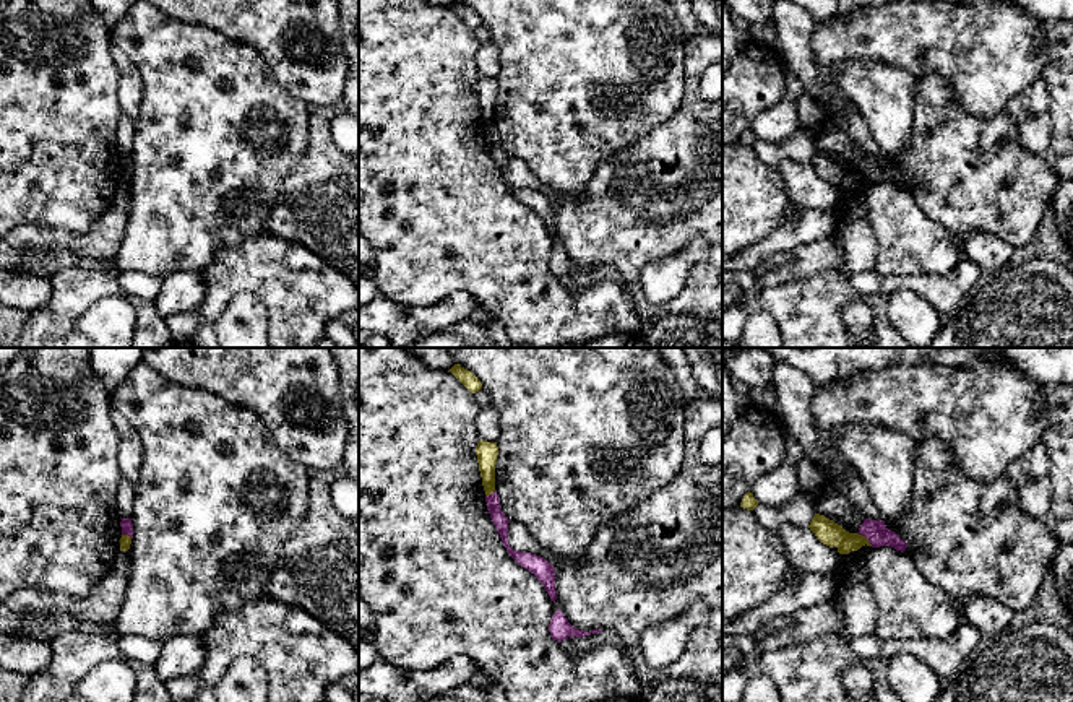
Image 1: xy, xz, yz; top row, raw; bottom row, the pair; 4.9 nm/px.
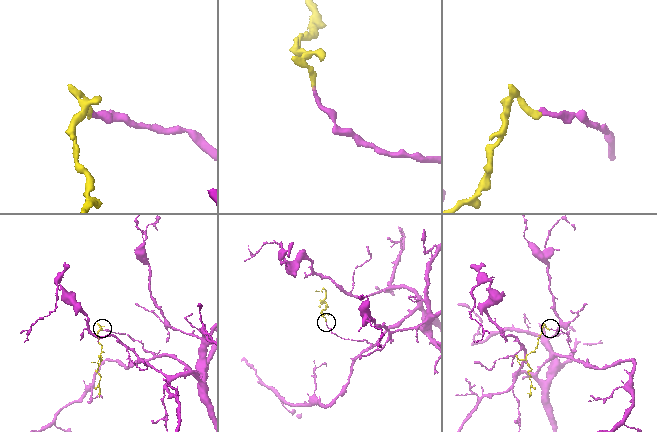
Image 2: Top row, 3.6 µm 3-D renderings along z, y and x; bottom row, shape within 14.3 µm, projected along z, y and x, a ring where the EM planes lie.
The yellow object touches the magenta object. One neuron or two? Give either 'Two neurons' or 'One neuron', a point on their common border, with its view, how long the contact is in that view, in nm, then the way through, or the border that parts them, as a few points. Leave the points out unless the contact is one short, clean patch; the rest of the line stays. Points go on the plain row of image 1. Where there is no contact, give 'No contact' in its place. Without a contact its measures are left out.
Two neurons. Touches yellow at yz (866, 174). Shared border 100 nm. Boundary: yz (857, 169), (872, 181)

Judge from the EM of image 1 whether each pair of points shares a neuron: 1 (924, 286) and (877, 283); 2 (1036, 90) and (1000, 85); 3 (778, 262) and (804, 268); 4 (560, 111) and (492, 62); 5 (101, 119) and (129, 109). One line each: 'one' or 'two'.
1: one
2: two
3: one
4: two
5: two

